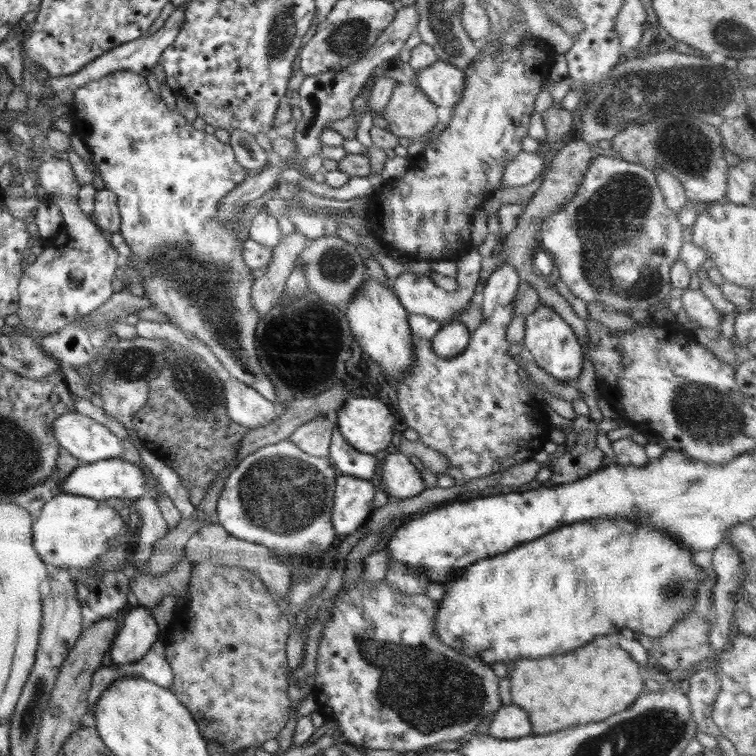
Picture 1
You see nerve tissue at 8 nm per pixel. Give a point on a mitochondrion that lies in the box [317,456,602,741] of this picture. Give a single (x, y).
(430, 691)

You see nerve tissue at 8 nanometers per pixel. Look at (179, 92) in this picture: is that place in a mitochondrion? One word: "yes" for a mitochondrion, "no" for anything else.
no

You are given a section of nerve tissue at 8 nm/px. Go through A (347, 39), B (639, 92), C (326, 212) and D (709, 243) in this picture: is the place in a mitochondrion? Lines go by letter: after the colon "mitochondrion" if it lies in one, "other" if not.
A: mitochondrion
B: mitochondrion
C: other
D: other

